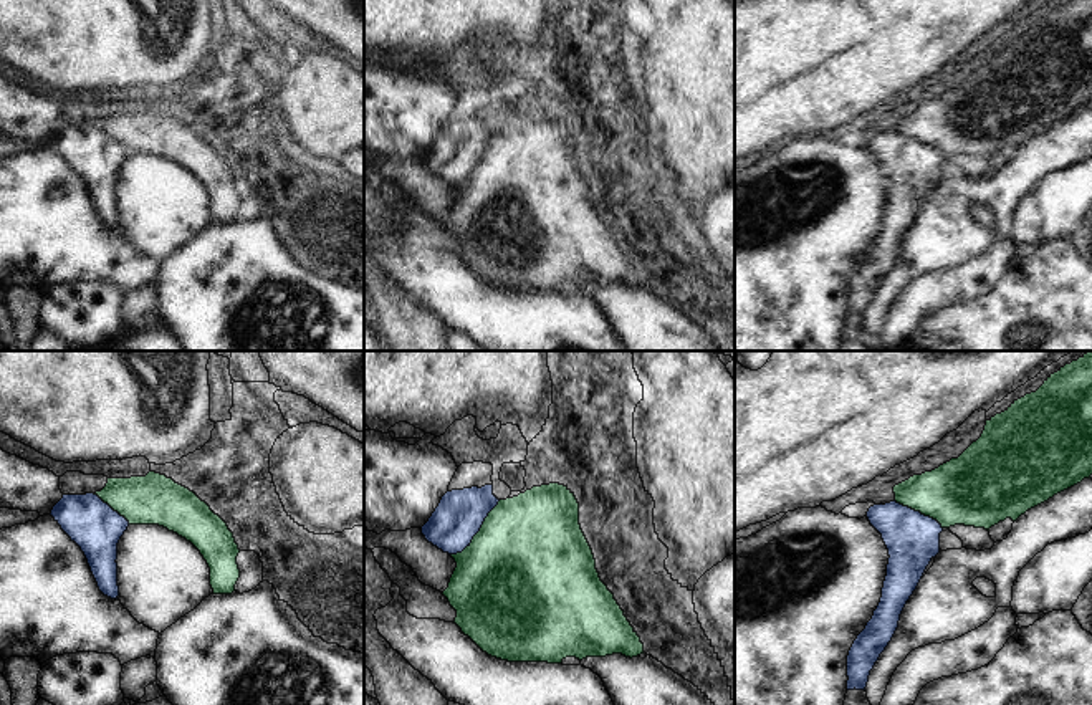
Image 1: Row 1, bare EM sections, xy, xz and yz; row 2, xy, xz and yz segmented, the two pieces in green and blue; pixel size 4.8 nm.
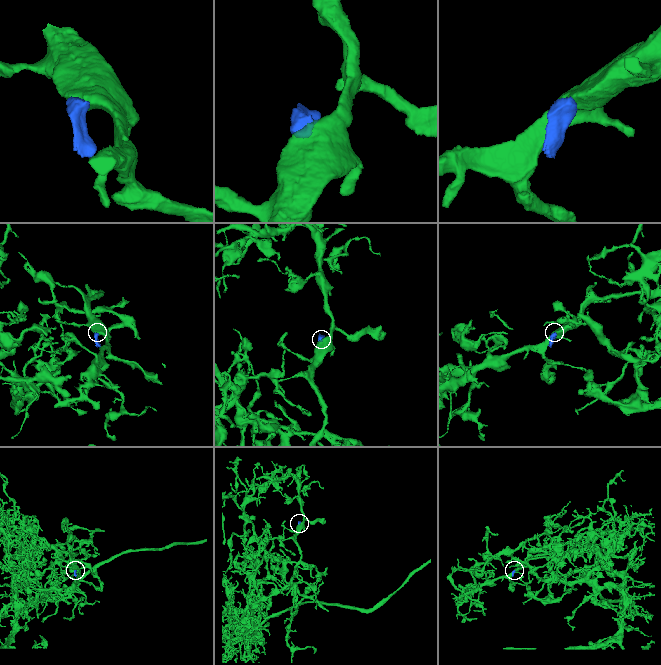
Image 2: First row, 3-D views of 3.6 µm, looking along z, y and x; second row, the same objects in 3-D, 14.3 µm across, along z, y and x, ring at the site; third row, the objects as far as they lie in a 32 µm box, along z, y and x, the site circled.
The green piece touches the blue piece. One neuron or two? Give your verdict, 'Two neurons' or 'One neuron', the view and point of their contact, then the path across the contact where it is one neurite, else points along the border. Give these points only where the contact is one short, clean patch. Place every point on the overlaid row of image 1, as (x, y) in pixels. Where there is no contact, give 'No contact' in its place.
Two neurons. Touches green at xz (478, 532). Boundary: xz (500, 500), (474, 538), (460, 551), (450, 555).

